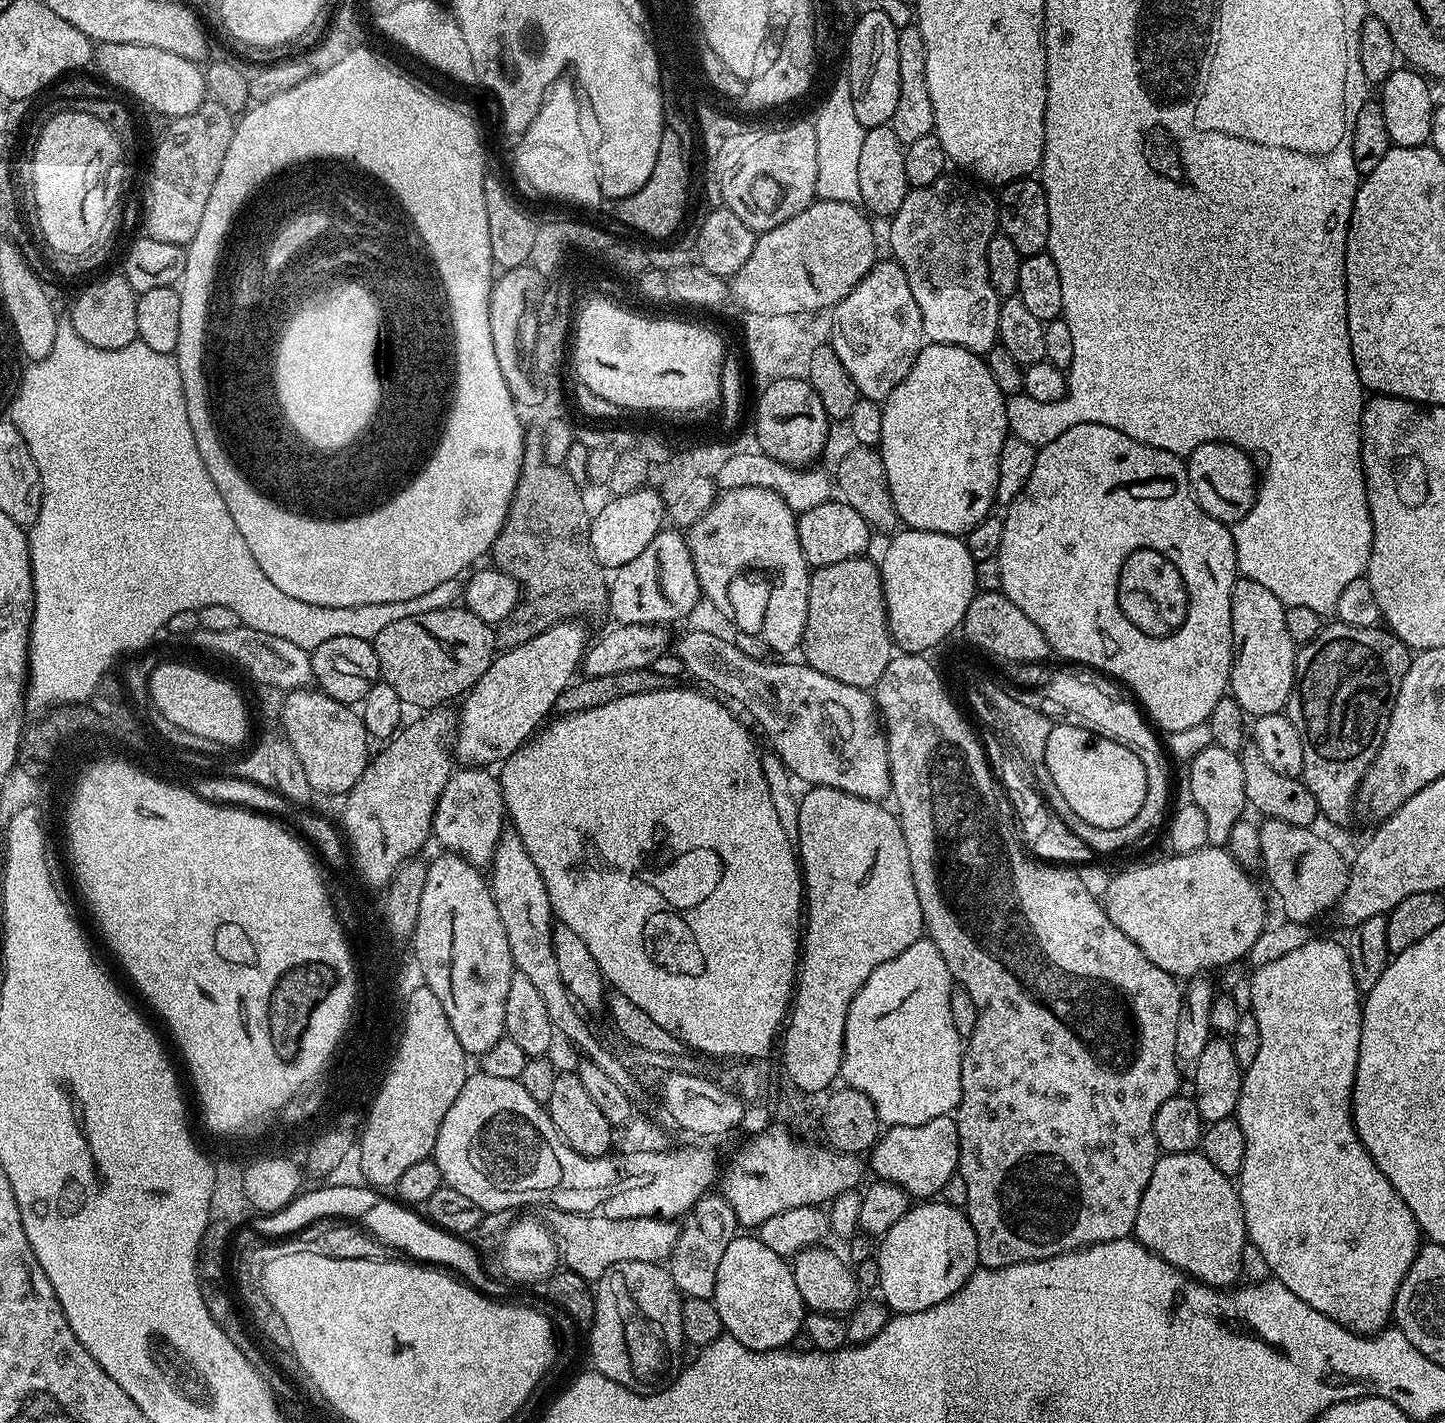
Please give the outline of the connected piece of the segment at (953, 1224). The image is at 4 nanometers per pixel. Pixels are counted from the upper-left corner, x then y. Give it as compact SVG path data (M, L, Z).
M943 1202L917 1204L920 1205L909 1207L908 1213L890 1226L874 1256L880 1275L879 1295L896 1314L938 1306L938 1302L953 1296L980 1264L978 1238L974 1238L967 1211Z

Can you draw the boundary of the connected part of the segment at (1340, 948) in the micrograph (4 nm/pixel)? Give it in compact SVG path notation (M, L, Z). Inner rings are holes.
M1310 939L1298 950L1257 967L1251 973L1247 988L1252 995L1250 1014L1258 1018L1258 1030L1262 1034L1262 1046L1258 1049L1258 1058L1254 1058L1254 1062L1243 1073L1244 1085L1240 1087L1240 1101L1234 1113L1234 1118L1242 1126L1246 1138L1246 1154L1238 1177L1238 1191L1248 1231L1248 1244L1256 1247L1257 1254L1264 1259L1265 1266L1276 1275L1273 1277L1279 1284L1286 1286L1290 1294L1298 1294L1298 1298L1302 1298L1306 1306L1314 1306L1314 1310L1326 1314L1331 1320L1352 1332L1375 1334L1389 1327L1393 1319L1392 1307L1396 1301L1398 1286L1402 1286L1402 1278L1410 1270L1417 1250L1422 1247L1422 1233L1414 1214L1410 1214L1410 1206L1402 1202L1398 1190L1390 1186L1386 1174L1382 1174L1374 1158L1370 1158L1366 1146L1358 1138L1352 1121L1352 1091L1358 1066L1362 993L1357 988L1354 974L1351 972L1348 949L1336 940Z

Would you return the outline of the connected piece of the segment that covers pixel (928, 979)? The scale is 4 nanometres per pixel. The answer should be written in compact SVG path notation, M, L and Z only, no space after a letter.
M921 938L914 942L914 946L906 946L898 958L890 958L890 962L882 962L870 978L858 990L854 1002L850 1002L850 1010L846 1014L846 1030L844 1031L844 1057L840 1067L840 1076L843 1083L849 1088L856 1088L859 1092L864 1092L870 1102L874 1102L874 1110L878 1114L881 1125L884 1126L922 1126L922 1122L930 1122L930 1118L942 1118L952 1116L956 1107L960 1105L960 1095L962 1094L962 1058L964 1057L965 1041L954 1030L954 1022L950 1019L950 994L954 987L954 981L942 954L938 954L938 946L927 938Z

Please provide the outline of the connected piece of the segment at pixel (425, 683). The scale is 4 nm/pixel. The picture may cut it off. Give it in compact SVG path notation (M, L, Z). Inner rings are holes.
M453 606L390 622L390 626L386 626L386 630L382 630L382 634L378 634L378 638L372 641L372 648L378 654L380 680L394 686L398 698L406 706L412 707L413 704L420 708L416 710L431 710L447 705L447 700L459 701L471 692L498 655L498 636L493 625L482 622L478 614L463 606Z

